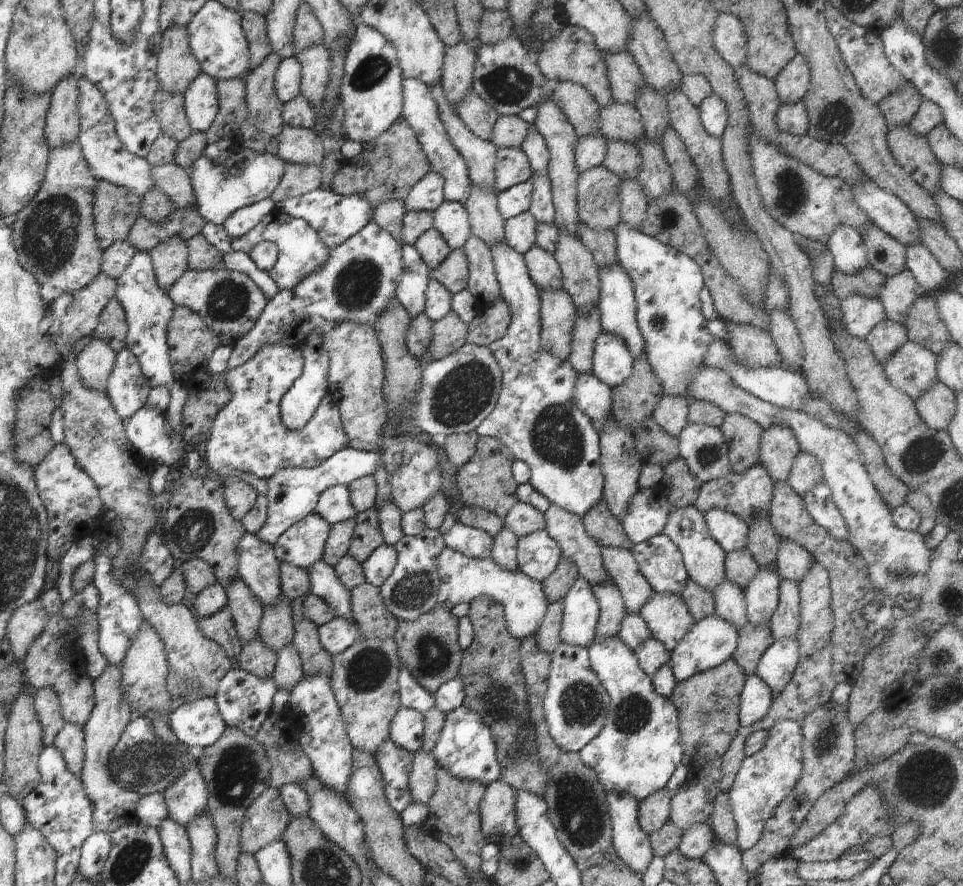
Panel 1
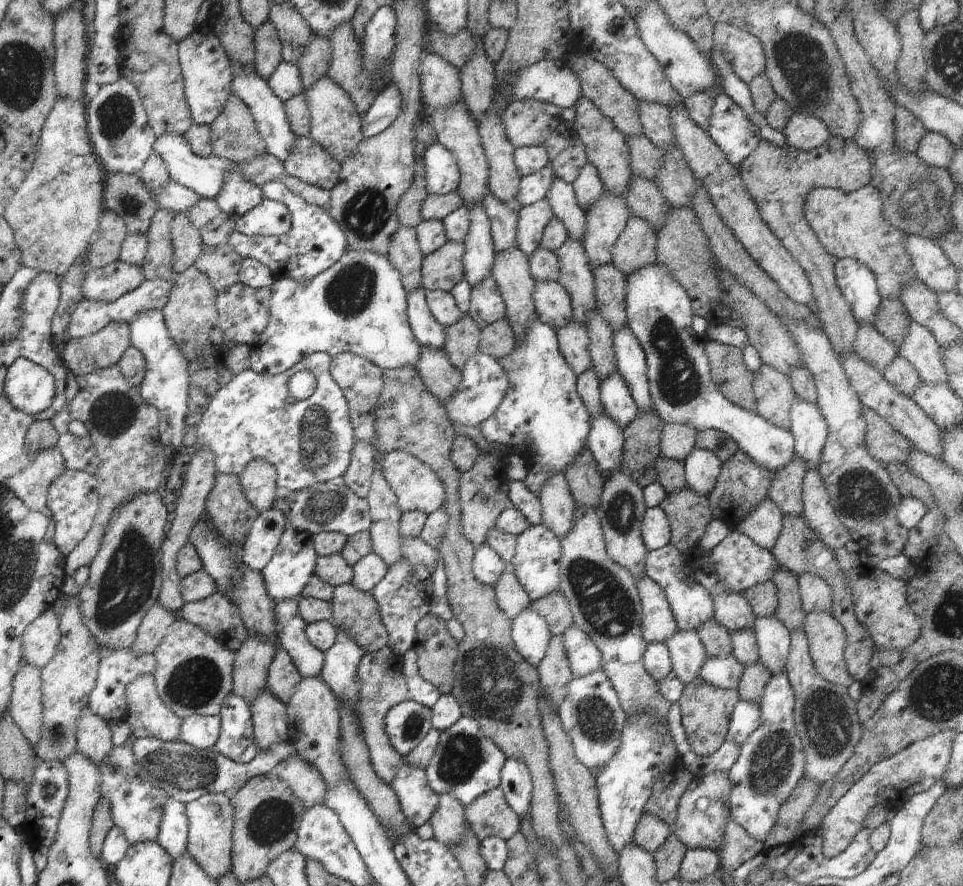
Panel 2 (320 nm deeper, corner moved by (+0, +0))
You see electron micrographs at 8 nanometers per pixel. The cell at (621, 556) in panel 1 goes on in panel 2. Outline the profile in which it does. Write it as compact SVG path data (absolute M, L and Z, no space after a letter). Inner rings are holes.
M650 577L636 579L642 605L642 636L647 643L665 643L680 629L663 588Z

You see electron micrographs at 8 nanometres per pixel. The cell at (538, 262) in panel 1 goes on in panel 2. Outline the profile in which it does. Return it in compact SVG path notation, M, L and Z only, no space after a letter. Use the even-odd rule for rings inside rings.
M557 281L535 283L532 295L538 320L555 331L573 320L573 308L568 291Z

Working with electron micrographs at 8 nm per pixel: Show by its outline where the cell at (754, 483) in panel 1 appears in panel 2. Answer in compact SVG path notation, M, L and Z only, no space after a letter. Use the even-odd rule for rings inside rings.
M766 498L737 523L735 530L746 534L758 546L771 551L782 530L783 517L784 514L776 503Z

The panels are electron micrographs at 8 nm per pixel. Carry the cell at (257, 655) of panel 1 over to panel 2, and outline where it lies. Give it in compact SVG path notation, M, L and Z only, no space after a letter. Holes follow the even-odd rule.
M270 691L257 695L251 706L255 744L262 751L270 750L280 741L289 740L288 706Z

